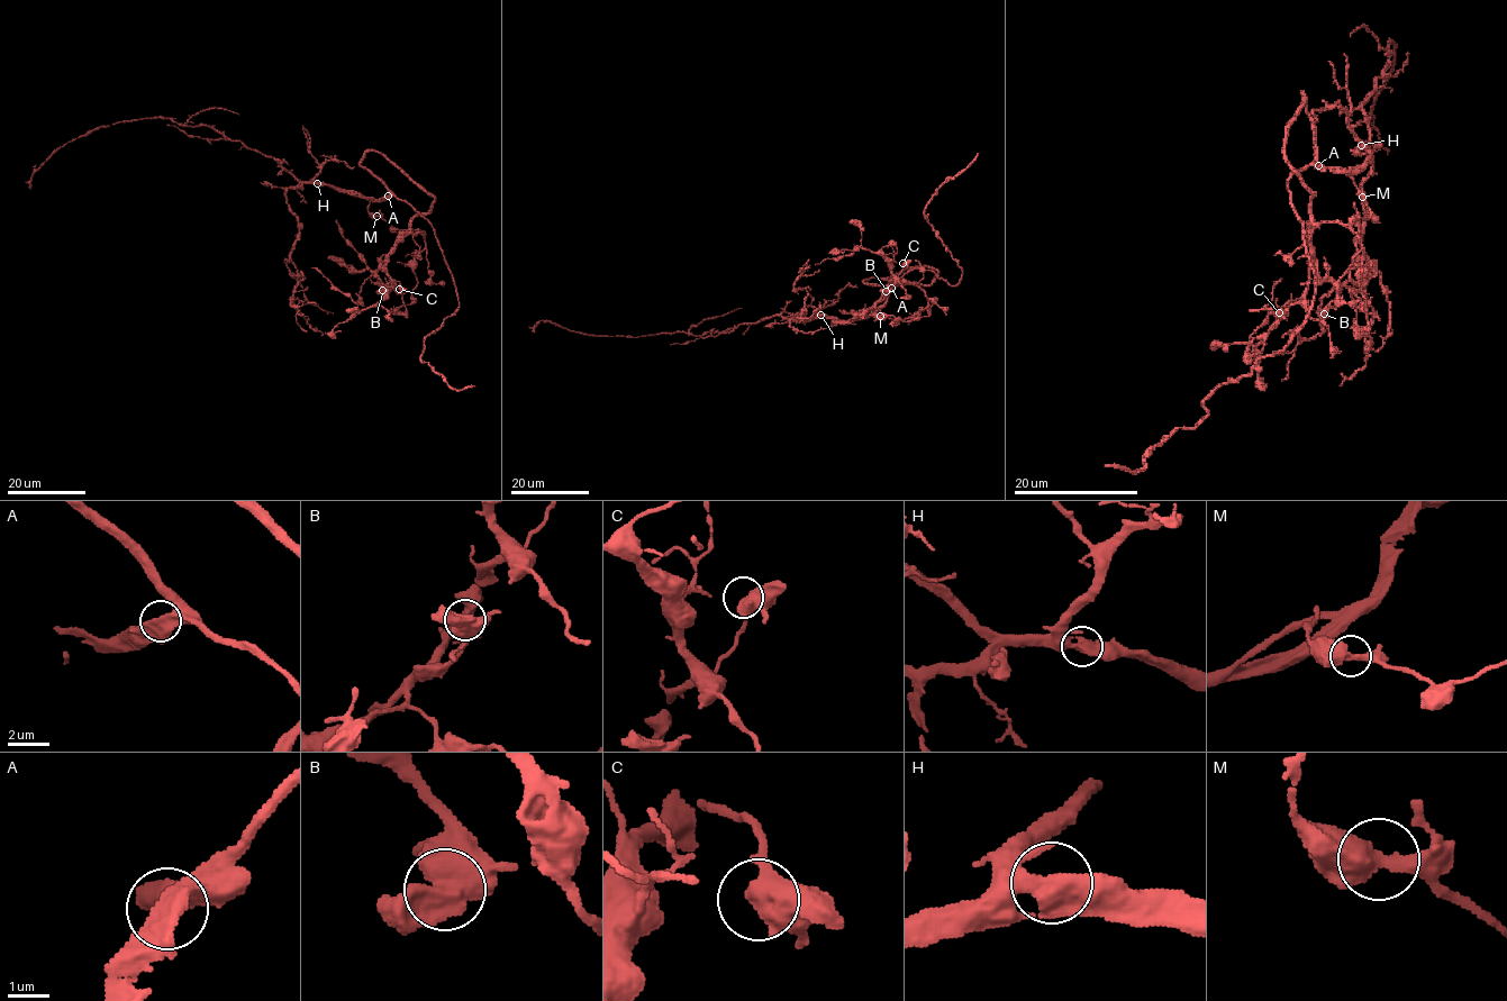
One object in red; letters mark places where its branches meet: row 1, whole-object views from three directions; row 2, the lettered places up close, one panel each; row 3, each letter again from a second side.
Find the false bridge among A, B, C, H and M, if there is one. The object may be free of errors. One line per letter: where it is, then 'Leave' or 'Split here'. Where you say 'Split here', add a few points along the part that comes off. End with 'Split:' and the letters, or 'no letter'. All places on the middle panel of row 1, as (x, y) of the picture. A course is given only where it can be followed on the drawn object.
A: Place: (891, 288). Leave
B: Place: (886, 291). Leave
C: Place: (902, 263). Leave
H: Place: (820, 315). Leave
M: Place: (880, 316). Leave
Split: no letter

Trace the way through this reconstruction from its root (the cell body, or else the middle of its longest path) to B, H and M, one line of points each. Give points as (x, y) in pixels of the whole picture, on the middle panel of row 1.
B: (877, 310), (893, 287), (864, 280), (916, 266), (937, 272), (929, 284), (893, 283), (880, 300), (887, 291)
H: (877, 310), (847, 320), (820, 315)
M: (877, 310), (893, 287), (864, 280), (937, 272), (914, 283), (925, 308), (896, 321), (880, 316)

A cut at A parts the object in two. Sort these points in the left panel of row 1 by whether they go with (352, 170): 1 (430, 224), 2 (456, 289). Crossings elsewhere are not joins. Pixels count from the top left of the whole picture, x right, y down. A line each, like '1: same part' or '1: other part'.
1: other part
2: other part

